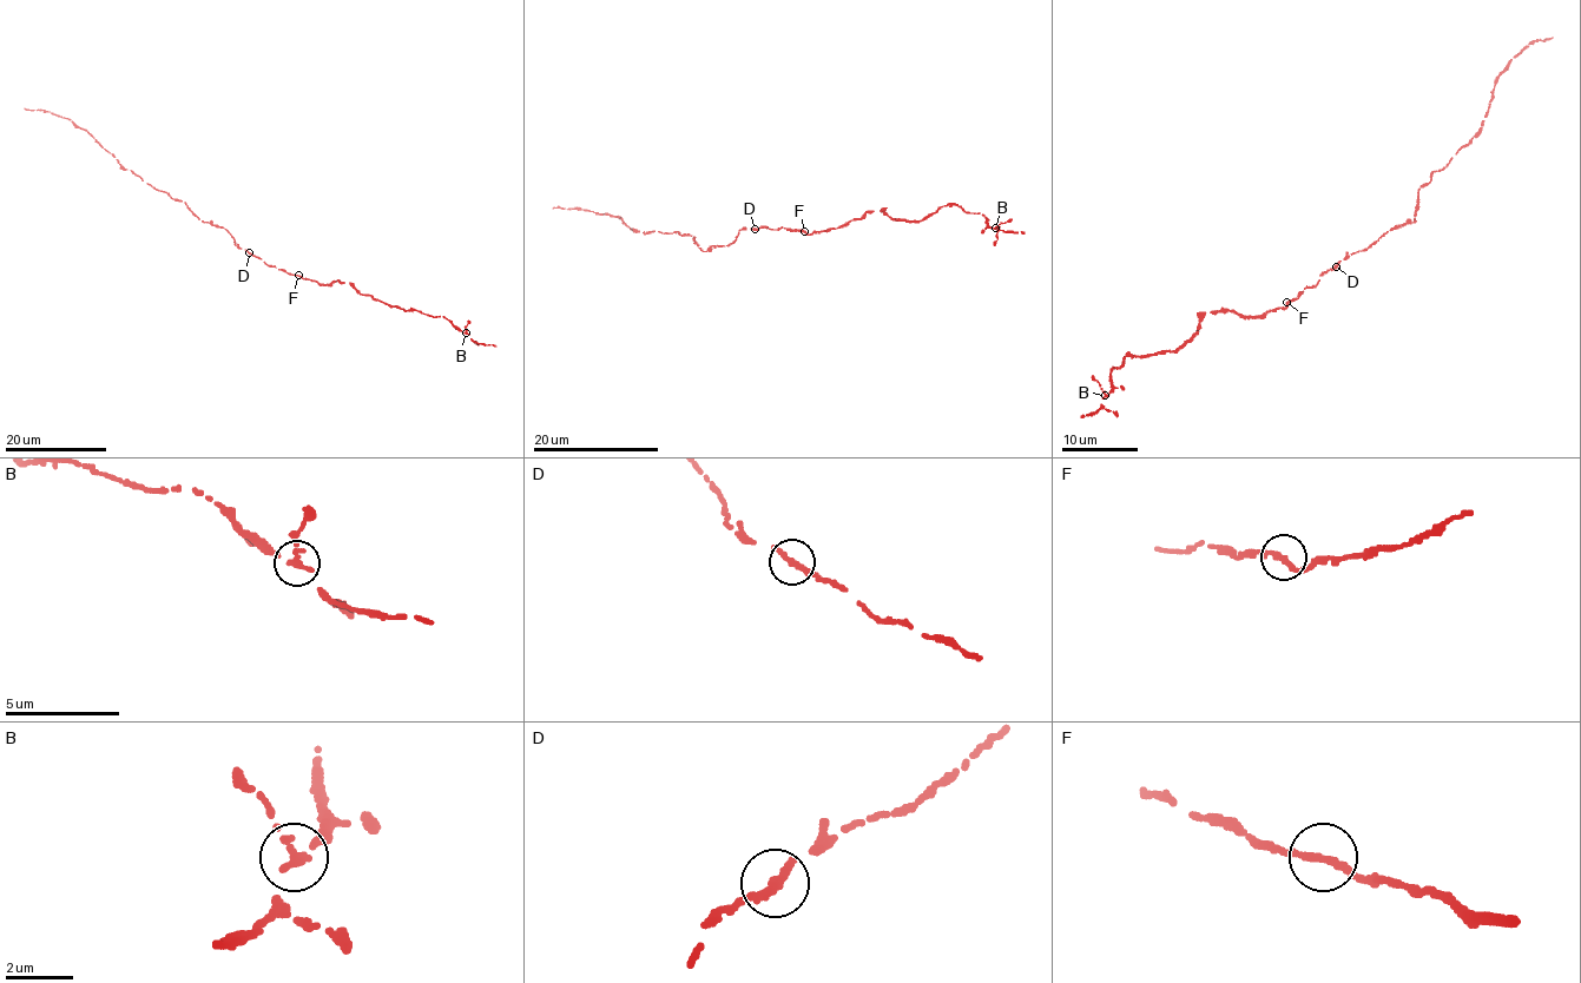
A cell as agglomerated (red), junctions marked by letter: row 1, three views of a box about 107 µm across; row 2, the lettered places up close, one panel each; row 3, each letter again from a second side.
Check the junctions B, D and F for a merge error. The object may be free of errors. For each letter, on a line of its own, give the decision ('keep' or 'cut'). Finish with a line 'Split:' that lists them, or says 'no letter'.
B: keep
D: keep
F: keep
Split: no letter

